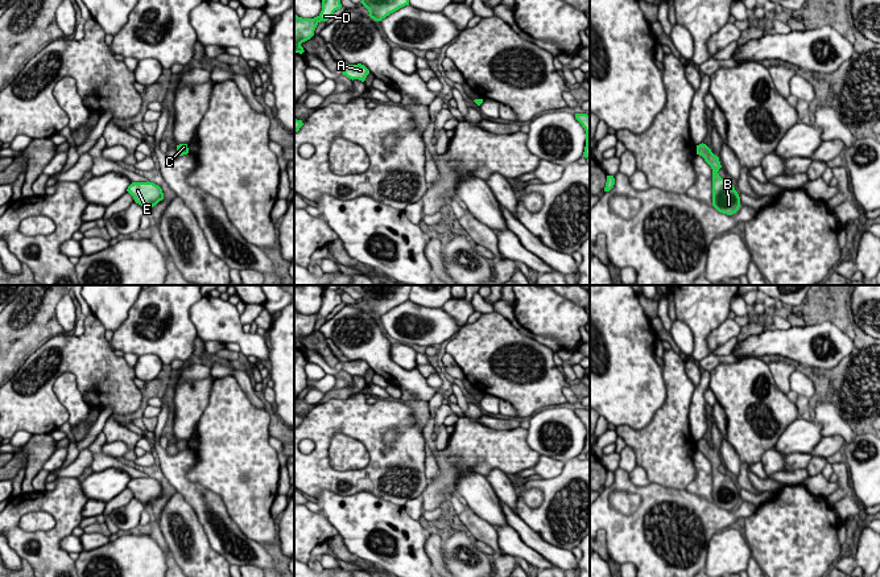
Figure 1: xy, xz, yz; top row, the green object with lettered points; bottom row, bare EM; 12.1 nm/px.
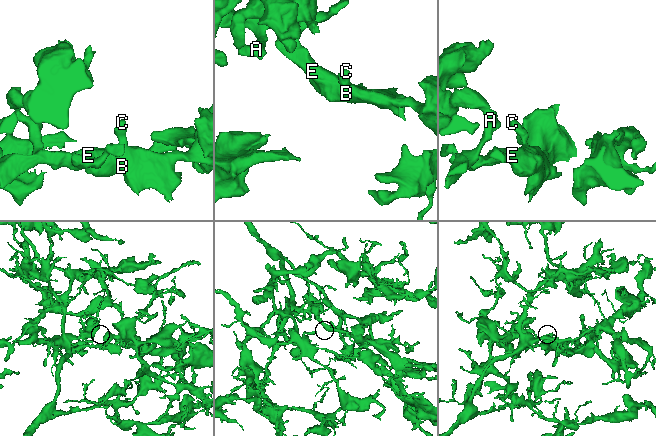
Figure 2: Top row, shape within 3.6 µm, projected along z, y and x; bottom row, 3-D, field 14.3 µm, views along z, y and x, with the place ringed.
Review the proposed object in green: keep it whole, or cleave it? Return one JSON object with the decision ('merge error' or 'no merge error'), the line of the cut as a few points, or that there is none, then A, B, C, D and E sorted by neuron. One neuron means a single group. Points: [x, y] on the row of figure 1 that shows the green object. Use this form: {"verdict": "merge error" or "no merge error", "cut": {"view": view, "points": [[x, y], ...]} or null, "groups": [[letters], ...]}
{"verdict": "no merge error", "cut": null, "groups": [["A", "B", "C", "D", "E"]]}

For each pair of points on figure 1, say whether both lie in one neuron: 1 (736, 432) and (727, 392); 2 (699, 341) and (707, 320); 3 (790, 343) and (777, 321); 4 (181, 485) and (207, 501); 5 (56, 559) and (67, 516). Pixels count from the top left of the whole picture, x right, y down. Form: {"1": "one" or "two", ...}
{"1": "one", "2": "one", "3": "two", "4": "one", "5": "one"}

